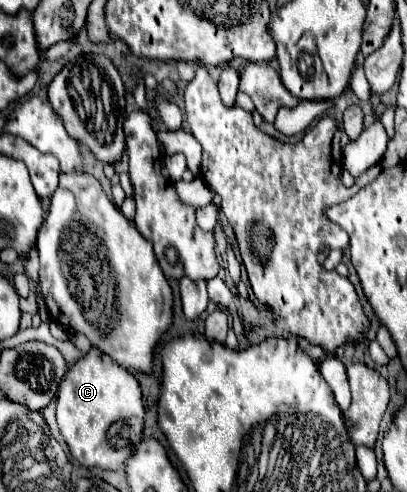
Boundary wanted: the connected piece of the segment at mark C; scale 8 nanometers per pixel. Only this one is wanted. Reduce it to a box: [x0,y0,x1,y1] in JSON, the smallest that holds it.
[56,348,144,470]

